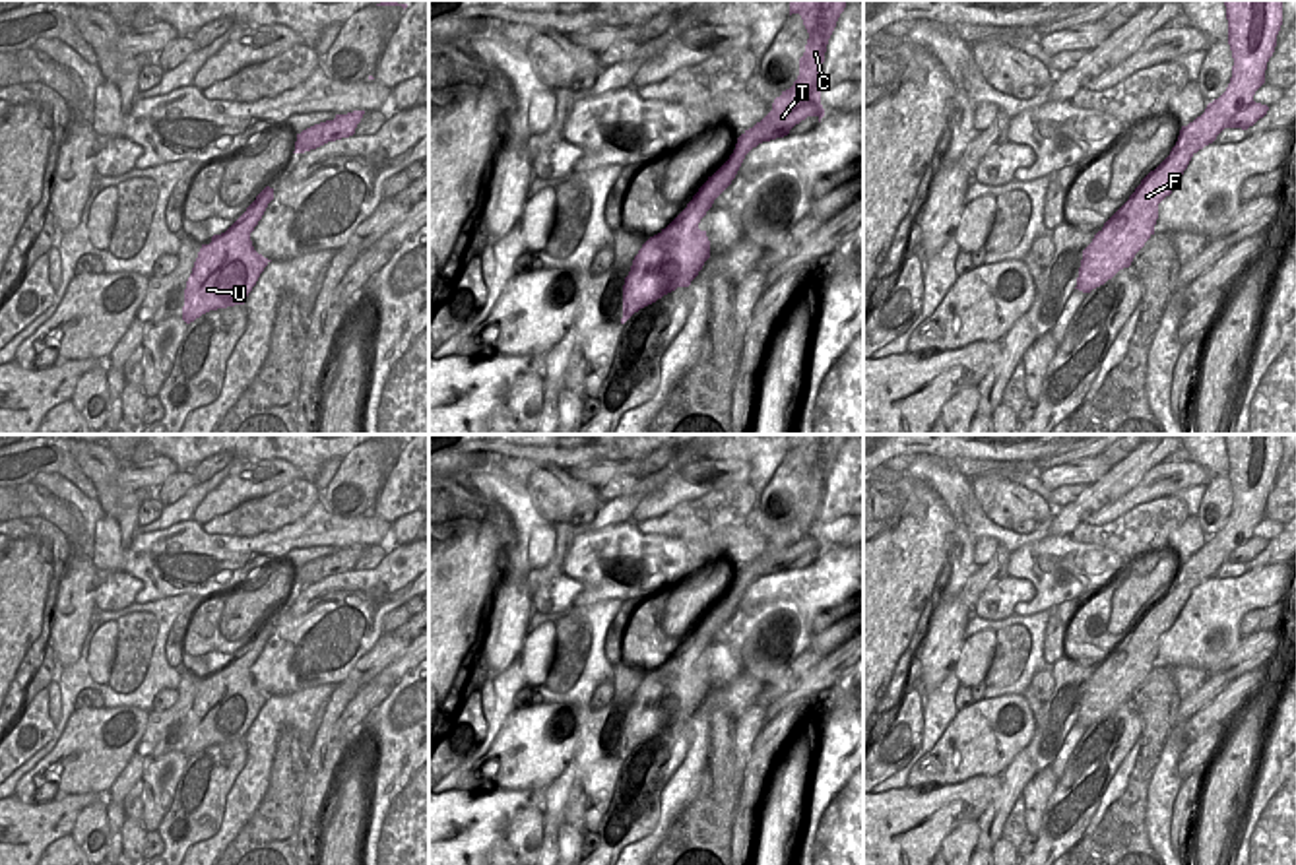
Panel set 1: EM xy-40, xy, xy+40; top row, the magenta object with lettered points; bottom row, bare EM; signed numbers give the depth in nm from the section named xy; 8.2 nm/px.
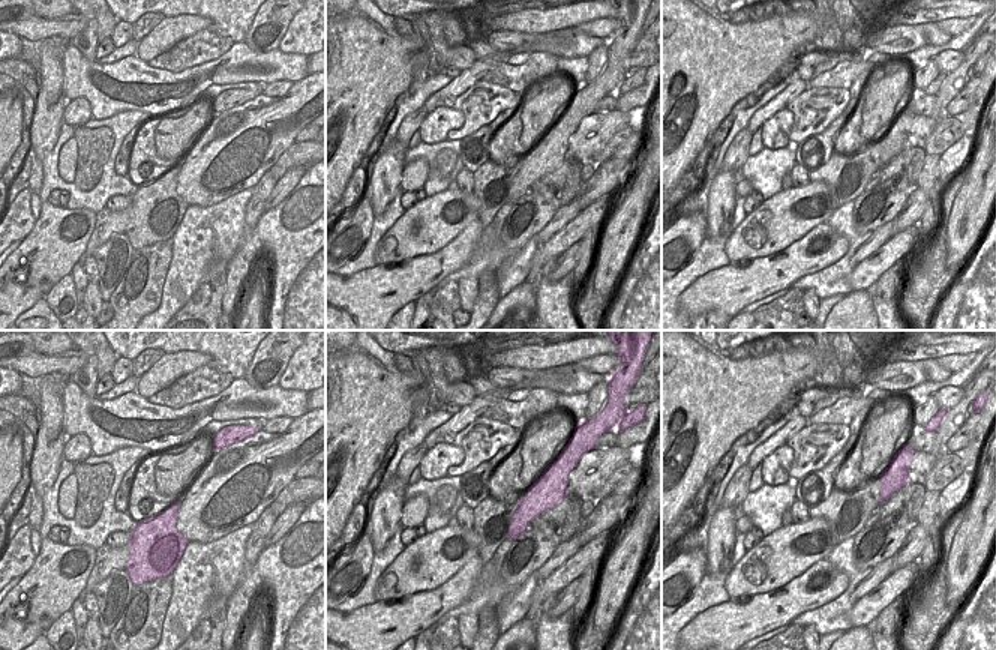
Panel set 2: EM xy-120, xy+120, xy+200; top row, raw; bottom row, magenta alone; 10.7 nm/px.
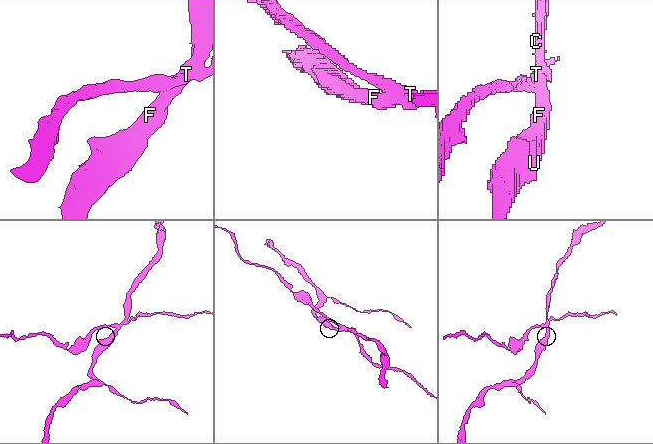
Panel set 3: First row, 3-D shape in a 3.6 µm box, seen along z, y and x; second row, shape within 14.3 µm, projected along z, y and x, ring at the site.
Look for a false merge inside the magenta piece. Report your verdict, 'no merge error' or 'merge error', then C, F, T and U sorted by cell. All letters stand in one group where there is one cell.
merge error | C F U / T

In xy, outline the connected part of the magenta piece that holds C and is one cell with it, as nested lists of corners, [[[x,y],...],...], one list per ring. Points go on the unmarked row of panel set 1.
[[[792,434],[790,436],[790,450],[792,448],[801,450],[809,473],[805,479],[805,487],[799,493],[797,514],[790,524],[782,526],[782,529],[774,533],[772,545],[762,553],[762,557],[780,553],[790,545],[795,545],[809,537],[821,539],[819,514],[825,497],[825,487],[826,487],[828,473],[844,442],[846,442],[846,434]]]

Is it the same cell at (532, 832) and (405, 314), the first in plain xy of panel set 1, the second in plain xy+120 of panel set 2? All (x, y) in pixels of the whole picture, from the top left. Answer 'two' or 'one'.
one

